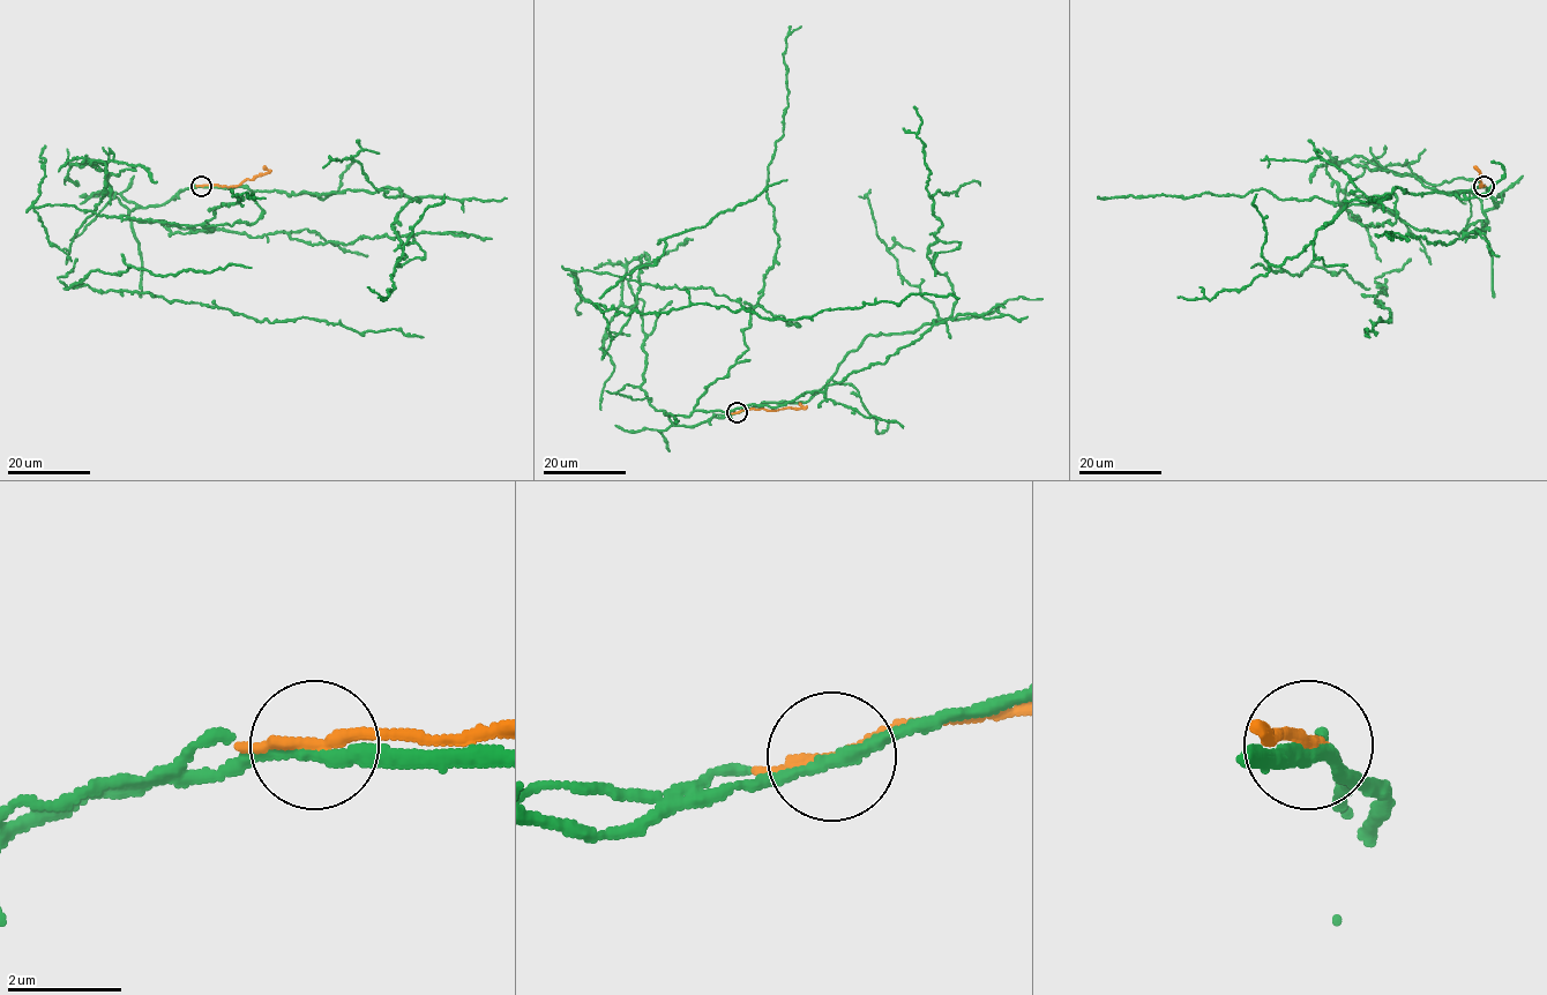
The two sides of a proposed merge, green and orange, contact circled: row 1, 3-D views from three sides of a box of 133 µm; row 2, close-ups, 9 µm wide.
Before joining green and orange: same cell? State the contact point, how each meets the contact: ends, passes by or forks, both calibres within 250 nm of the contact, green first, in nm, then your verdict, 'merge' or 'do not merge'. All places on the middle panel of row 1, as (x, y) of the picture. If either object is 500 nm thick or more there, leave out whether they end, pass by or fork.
place (737, 412); green passes by; orange passes by; calibres 240 and 200 nm; merge

